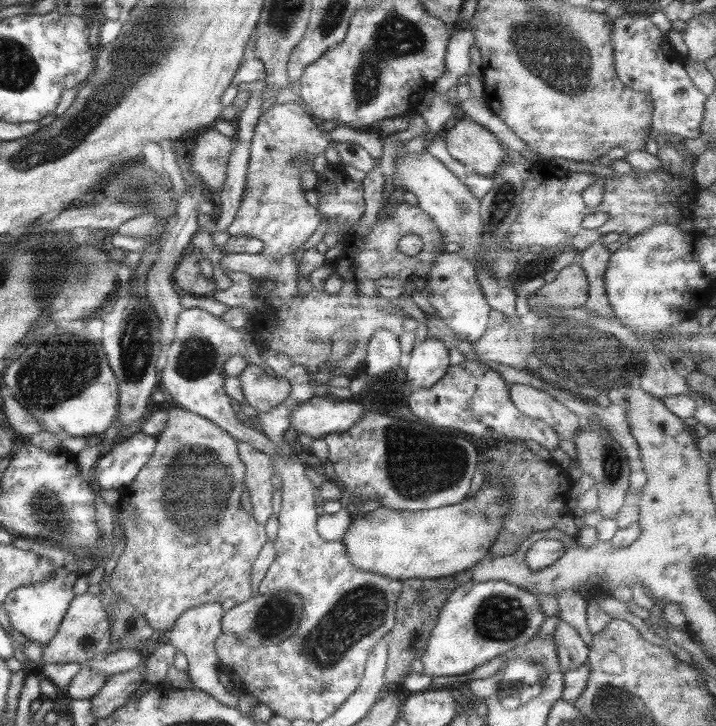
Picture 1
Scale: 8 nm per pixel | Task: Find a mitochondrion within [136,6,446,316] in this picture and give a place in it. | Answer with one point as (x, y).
(395, 36)

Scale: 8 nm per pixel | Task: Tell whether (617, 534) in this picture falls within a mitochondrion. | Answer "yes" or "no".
no

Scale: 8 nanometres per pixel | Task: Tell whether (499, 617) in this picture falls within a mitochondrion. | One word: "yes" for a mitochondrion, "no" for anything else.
yes

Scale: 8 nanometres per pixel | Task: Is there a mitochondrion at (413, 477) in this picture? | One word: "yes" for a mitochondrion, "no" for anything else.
yes

